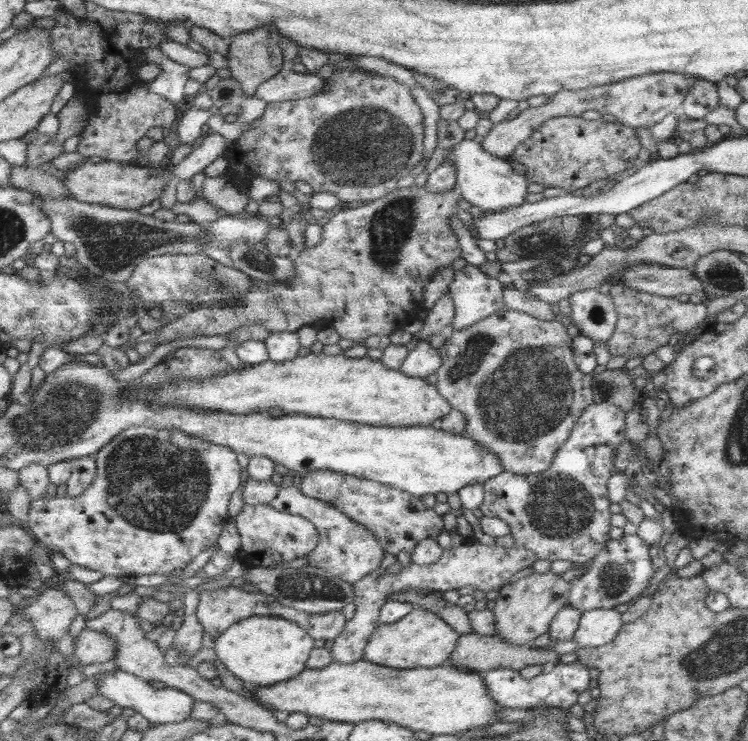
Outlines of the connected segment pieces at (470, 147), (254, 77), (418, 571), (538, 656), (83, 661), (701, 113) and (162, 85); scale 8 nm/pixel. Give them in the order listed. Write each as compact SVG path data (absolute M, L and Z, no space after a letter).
M463 140L453 149L446 155L445 162L450 161L456 169L456 187L461 199L479 207L482 212L501 212L507 208L520 207L525 202L527 178L511 170L511 166L503 159L485 152L475 140Z
M277 25L257 27L257 30L243 32L229 40L230 54L227 56L227 66L231 69L232 77L242 84L247 96L256 96L259 87L267 80L273 78L284 67L281 44L284 44L283 35Z
M472 538L451 549L445 549L443 556L431 565L417 564L411 561L407 567L402 567L397 573L389 572L385 568L377 568L364 579L358 580L355 585L356 612L346 624L345 631L334 641L332 652L336 662L340 664L353 664L364 659L366 647L372 635L380 626L379 612L381 606L393 598L393 594L401 592L423 590L447 592L457 590L463 586L473 586L481 592L496 592L507 583L509 578L518 570L530 566L536 560L535 553L523 547L504 547L501 545L486 546Z
M474 633L462 636L456 652L453 652L451 663L455 666L466 666L468 669L477 670L481 673L501 668L518 672L521 668L531 664L537 664L542 668L554 666L558 663L558 656L551 648L548 650L531 650L529 644L515 646L504 642L498 636L484 636Z
M85 628L76 638L72 668L114 661L116 648L116 643L107 634Z
M695 80L691 90L685 94L678 111L691 120L703 120L718 104L715 83L707 80Z
M149 48L149 50L145 50L145 55L147 55L147 63L158 64L163 69L163 72L155 80L148 83L149 89L165 96L171 102L181 102L183 96L185 98L185 84L189 82L191 66L174 62L159 48Z

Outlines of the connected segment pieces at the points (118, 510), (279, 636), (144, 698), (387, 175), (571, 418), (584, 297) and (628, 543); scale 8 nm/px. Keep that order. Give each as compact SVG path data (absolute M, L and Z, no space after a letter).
M147 425L134 426L127 428L121 432L115 440L111 440L108 445L105 445L97 454L95 454L96 463L98 466L95 480L91 486L77 498L54 495L49 497L44 494L38 501L31 503L31 511L29 511L29 531L41 542L41 544L51 552L60 552L67 560L73 564L83 566L89 570L97 570L103 576L134 576L134 575L151 575L164 574L169 576L178 568L184 570L189 566L203 550L214 549L218 540L221 538L223 526L230 520L229 517L229 502L233 492L237 492L241 488L241 466L237 462L237 451L227 445L220 445L202 440L195 436L190 436L183 430L161 430L150 428Z
M252 616L233 624L217 641L213 641L218 659L237 679L254 687L274 686L299 676L307 668L314 639L299 624L278 616Z
M120 669L102 674L97 687L97 694L109 699L114 705L133 709L135 712L141 713L149 722L156 725L176 723L191 718L196 703L195 698L184 691L169 687L157 690L157 688L153 688L149 684L149 681Z
M336 69L330 78L329 89L304 99L275 101L266 105L261 118L255 119L248 129L228 148L228 177L232 184L246 192L255 178L275 183L308 183L316 192L331 192L347 206L368 203L388 196L397 190L397 182L411 175L424 159L424 141L427 134L424 112L409 86L389 75L375 71Z
M499 309L489 316L479 319L473 323L471 327L465 327L459 330L453 330L451 337L447 338L445 345L442 345L439 350L443 365L437 371L438 377L435 385L437 390L451 404L453 409L457 409L467 416L468 428L463 433L465 437L471 437L480 445L484 445L489 451L495 453L500 460L500 466L507 472L531 475L548 469L555 460L555 451L567 440L570 431L573 429L578 416L586 406L593 403L593 389L591 389L591 374L585 374L575 365L573 361L573 351L571 351L571 336L565 331L563 320L558 318L555 321L539 320L525 312L509 309Z
M595 289L573 292L568 298L571 309L567 319L574 324L579 334L593 341L607 342L617 322L617 311L611 296Z
M636 534L608 539L605 546L587 562L586 571L569 580L569 605L581 612L591 609L614 609L618 604L633 602L648 592L649 580L654 572L648 546Z

